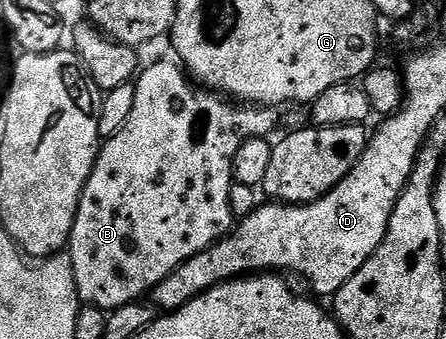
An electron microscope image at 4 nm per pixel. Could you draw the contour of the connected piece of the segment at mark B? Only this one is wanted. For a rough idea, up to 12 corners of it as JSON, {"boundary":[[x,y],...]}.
{"boundary":[[136,76],[67,254],[138,302],[233,230],[235,153],[278,112]]}

